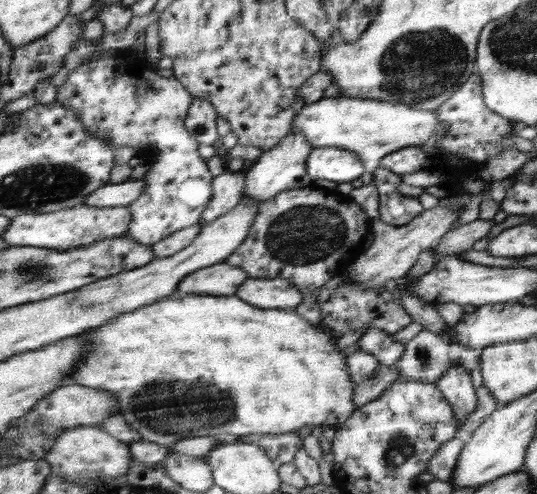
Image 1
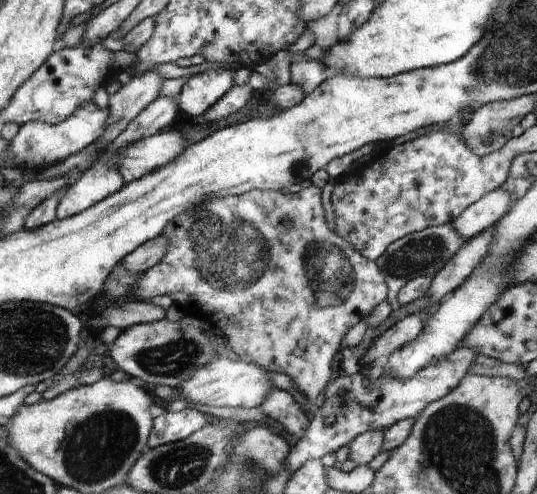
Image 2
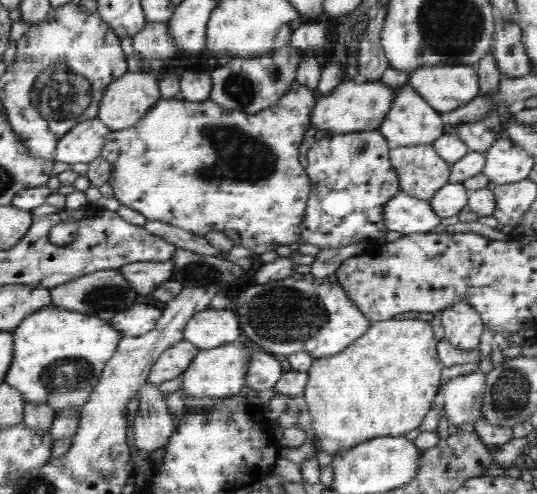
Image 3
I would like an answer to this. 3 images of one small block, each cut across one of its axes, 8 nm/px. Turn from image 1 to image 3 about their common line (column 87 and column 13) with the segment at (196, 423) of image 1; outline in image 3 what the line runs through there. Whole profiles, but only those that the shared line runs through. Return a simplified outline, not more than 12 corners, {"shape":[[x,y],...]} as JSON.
{"shape":[[46,307],[13,332],[5,383],[32,404],[83,406],[122,336]]}

